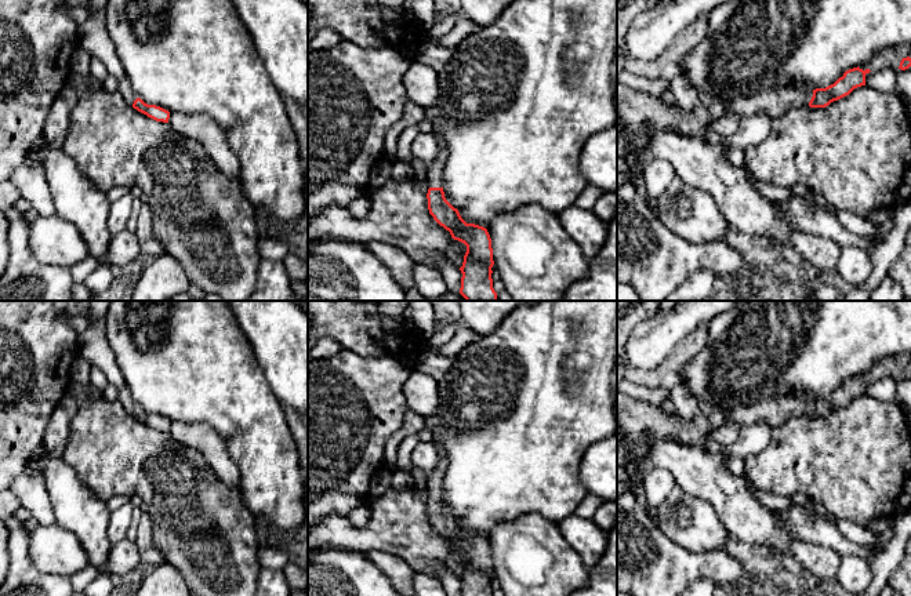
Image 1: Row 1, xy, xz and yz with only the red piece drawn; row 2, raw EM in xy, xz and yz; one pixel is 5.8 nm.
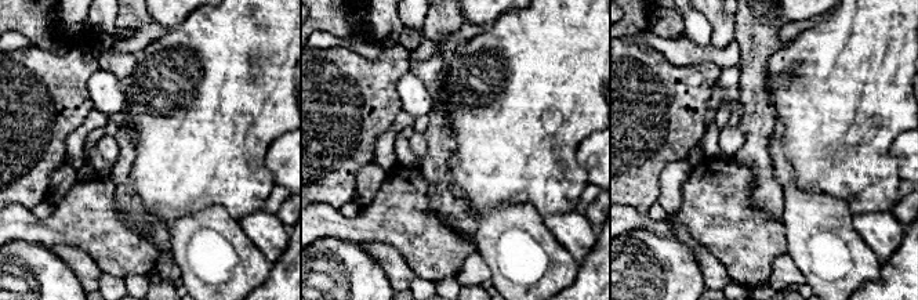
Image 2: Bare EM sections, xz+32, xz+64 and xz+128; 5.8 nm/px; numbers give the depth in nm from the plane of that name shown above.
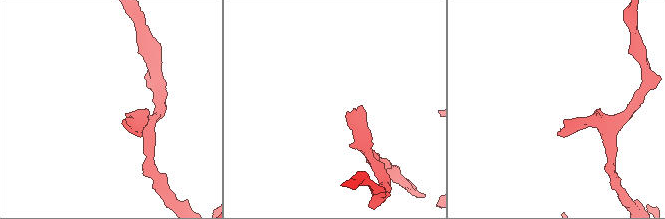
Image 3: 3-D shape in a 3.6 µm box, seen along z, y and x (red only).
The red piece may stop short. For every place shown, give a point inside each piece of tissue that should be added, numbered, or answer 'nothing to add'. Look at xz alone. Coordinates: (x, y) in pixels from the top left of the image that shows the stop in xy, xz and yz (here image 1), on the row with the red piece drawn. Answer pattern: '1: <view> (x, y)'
1: xz (435, 171)

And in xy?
1: xy (124, 88)

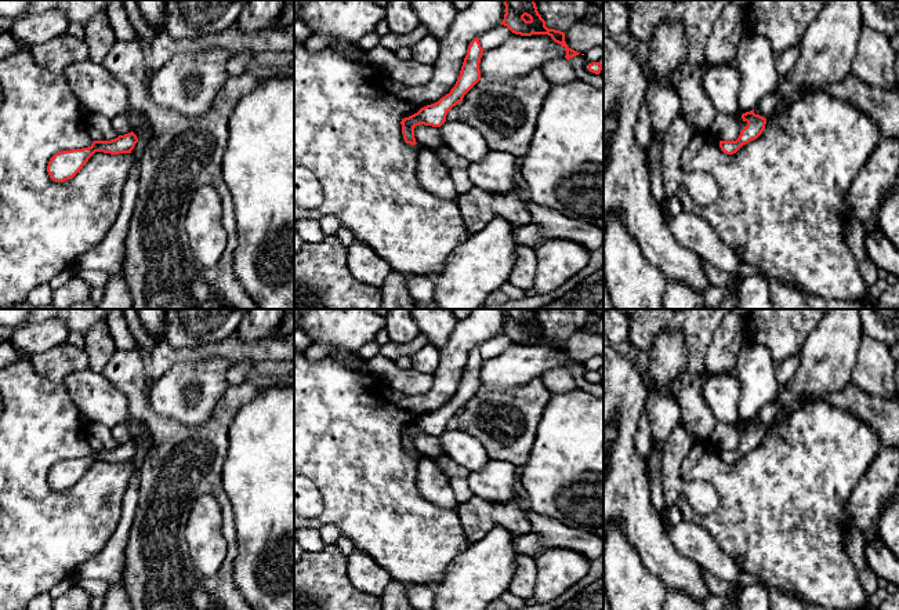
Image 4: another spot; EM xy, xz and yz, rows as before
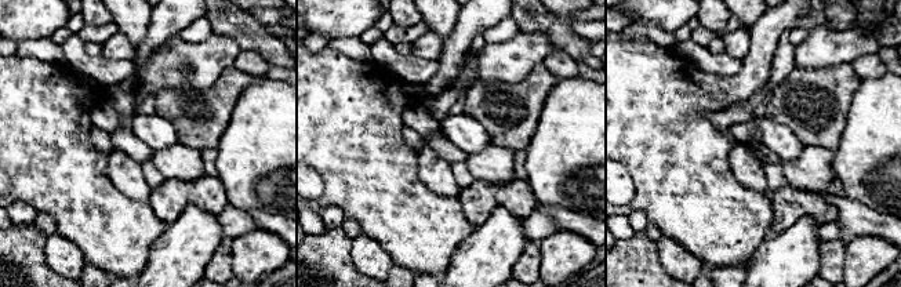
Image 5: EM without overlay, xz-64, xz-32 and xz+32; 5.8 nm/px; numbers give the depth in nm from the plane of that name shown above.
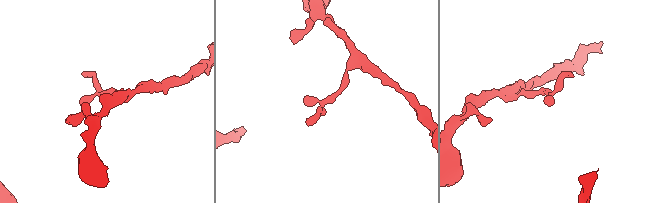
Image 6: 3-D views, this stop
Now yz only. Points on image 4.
nothing to add

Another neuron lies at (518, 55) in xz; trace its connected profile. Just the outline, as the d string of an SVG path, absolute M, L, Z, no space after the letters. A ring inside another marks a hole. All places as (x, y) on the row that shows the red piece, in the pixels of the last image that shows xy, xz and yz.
M511 35L503 44L483 51L479 69L481 79L514 83L545 62L565 58L565 47L548 35Z

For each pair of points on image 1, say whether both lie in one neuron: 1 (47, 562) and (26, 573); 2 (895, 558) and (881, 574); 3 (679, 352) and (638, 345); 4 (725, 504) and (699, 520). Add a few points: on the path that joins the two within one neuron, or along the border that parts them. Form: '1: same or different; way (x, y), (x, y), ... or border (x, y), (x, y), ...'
1: different; border (28, 537), (29, 558), (42, 571), (69, 575)
2: same; way (890, 562), (882, 570)
3: different; border (696, 330), (686, 334), (656, 367), (643, 369)
4: different; border (688, 493), (706, 500), (730, 533)

